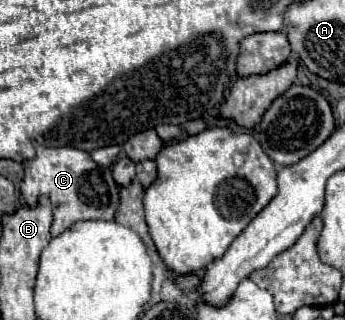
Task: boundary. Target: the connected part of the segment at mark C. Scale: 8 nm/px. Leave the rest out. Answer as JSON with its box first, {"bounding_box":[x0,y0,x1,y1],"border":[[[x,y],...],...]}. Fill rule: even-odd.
{"bounding_box":[21,145,119,237],"border":[[[35,145],[35,149],[37,149],[35,159],[23,161],[25,179],[21,181],[21,195],[23,195],[23,199],[25,199],[25,203],[29,207],[37,207],[39,197],[47,197],[51,201],[53,215],[55,215],[53,225],[51,225],[51,235],[53,237],[61,235],[65,229],[69,229],[77,221],[111,221],[111,219],[115,219],[115,213],[117,213],[117,207],[119,207],[119,187],[117,187],[117,183],[111,177],[111,169],[99,167],[89,157],[89,153],[77,151],[73,147],[53,149],[53,147]]]}

